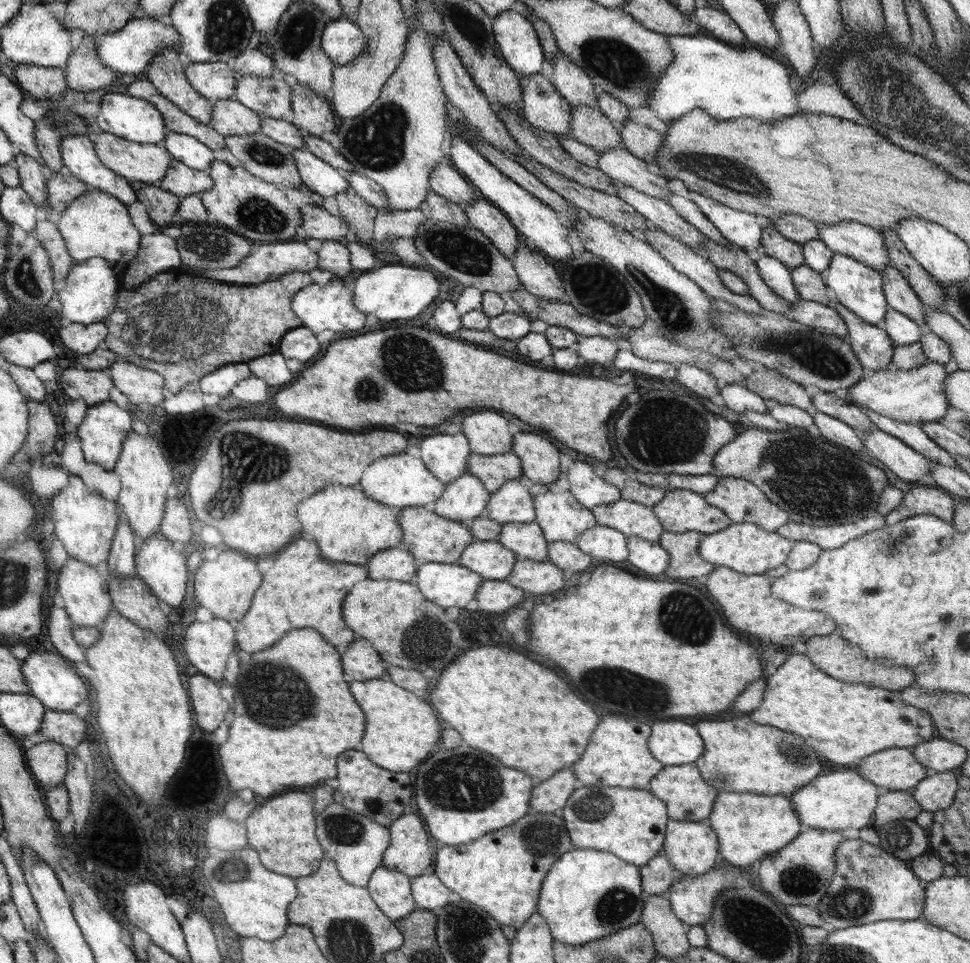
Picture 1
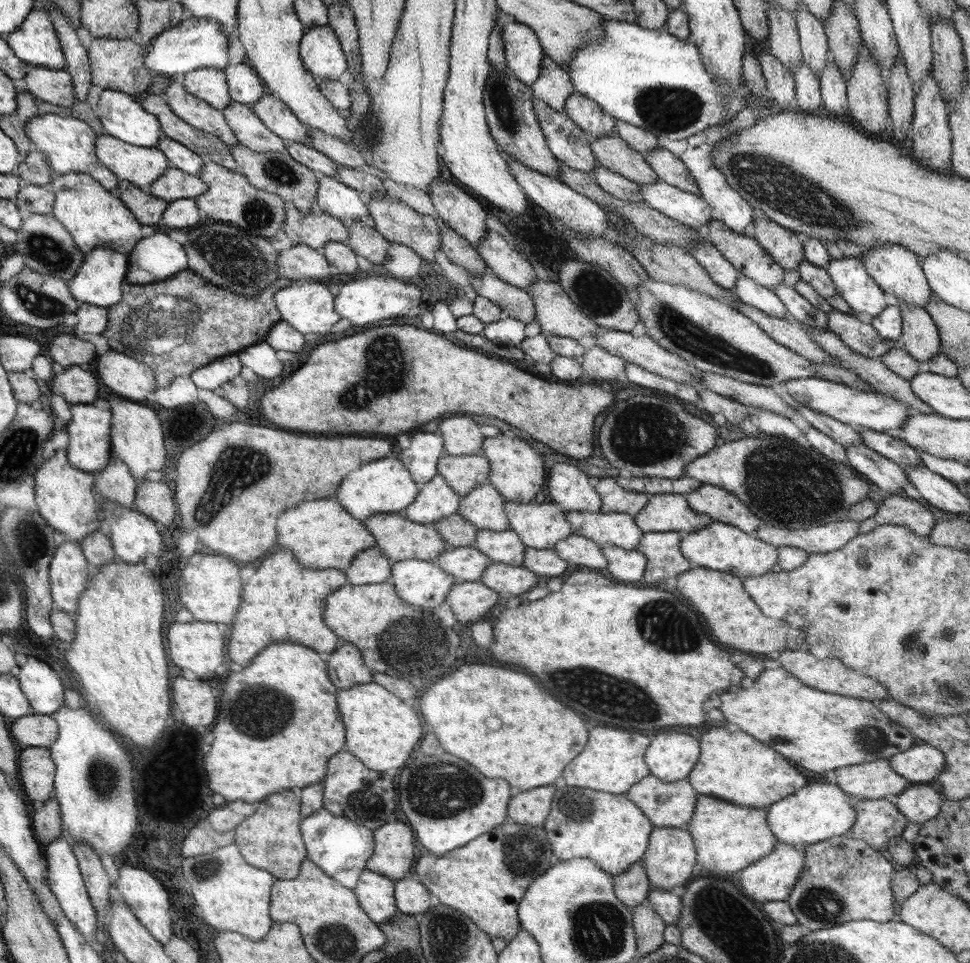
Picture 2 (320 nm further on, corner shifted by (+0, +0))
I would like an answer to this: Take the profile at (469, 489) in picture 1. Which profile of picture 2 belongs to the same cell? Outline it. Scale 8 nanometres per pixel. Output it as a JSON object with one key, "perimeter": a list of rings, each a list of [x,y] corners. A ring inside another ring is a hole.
{"perimeter":[[[438,474],[432,481],[421,486],[416,500],[412,505],[404,509],[402,513],[406,519],[410,519],[412,522],[432,524],[456,513],[460,508],[461,498],[462,496],[453,491],[453,487],[446,482],[446,479]]]}

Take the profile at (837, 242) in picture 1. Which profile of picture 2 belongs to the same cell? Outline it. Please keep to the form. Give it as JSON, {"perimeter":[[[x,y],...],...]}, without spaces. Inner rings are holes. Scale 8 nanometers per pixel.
{"perimeter":[[[877,244],[865,251],[861,261],[870,278],[886,293],[896,296],[899,302],[925,307],[933,297],[932,289],[925,277],[919,256],[898,244]]]}

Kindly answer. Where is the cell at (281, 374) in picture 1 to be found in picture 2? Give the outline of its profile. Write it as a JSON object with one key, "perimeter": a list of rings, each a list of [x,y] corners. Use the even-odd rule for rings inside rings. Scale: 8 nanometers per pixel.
{"perimeter":[[[262,341],[249,349],[243,349],[238,356],[241,363],[251,368],[260,378],[276,378],[283,368],[276,353],[266,341]]]}

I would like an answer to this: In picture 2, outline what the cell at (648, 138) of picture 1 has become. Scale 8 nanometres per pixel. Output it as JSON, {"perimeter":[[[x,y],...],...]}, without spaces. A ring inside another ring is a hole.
{"perimeter":[[[659,145],[658,148],[651,150],[644,156],[648,164],[654,169],[654,172],[664,182],[686,192],[699,195],[698,185],[689,173],[686,165],[668,149],[664,149]]]}

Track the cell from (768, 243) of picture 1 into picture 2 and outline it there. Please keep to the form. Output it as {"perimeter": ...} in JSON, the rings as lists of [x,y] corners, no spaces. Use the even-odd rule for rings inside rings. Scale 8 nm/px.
{"perimeter":[[[760,209],[754,217],[754,235],[758,244],[786,270],[797,270],[804,260],[803,244],[798,234],[770,220]]]}

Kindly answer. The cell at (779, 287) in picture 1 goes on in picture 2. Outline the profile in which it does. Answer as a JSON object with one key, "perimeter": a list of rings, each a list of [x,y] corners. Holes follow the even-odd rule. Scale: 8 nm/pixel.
{"perimeter":[[[783,283],[776,286],[774,292],[786,305],[787,312],[792,315],[794,322],[802,323],[806,327],[827,329],[827,313],[808,302],[796,289]]]}

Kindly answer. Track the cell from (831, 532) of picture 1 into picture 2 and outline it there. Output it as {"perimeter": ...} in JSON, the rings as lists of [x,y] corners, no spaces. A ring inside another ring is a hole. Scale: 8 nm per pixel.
{"perimeter":[[[846,519],[808,529],[790,530],[761,524],[756,529],[756,538],[772,546],[801,548],[808,554],[826,554],[840,550],[847,542],[859,535],[859,522]]]}

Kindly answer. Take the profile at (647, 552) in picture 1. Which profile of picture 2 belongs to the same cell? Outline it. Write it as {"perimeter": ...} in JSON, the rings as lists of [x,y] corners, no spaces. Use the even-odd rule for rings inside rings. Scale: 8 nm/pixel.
{"perimeter":[[[604,545],[602,554],[607,560],[610,576],[619,582],[642,582],[646,568],[646,557],[634,550]]]}

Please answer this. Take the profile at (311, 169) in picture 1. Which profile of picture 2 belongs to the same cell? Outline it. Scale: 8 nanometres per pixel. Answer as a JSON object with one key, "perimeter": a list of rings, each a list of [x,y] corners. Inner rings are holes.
{"perimeter":[[[318,173],[318,180],[317,202],[324,213],[342,220],[344,224],[369,216],[366,202],[357,190],[338,182],[334,176]]]}

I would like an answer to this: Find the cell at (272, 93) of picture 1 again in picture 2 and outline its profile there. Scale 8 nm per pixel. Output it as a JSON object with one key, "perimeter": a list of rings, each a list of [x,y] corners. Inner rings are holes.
{"perimeter":[[[267,92],[258,102],[251,105],[258,119],[276,136],[284,141],[294,141],[312,147],[308,127],[298,120],[297,115],[282,102],[282,99]]]}

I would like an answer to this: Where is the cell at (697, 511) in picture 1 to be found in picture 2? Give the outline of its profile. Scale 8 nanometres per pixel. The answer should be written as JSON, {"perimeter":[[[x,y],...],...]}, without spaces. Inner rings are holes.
{"perimeter":[[[651,495],[634,517],[634,522],[642,532],[670,532],[683,535],[702,530],[713,520],[707,514],[700,514],[689,507],[685,495]]]}

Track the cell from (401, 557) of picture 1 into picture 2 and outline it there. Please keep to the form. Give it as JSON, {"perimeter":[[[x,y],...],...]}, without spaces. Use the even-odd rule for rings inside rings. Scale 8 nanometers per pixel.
{"perimeter":[[[376,546],[357,554],[345,574],[349,577],[349,584],[354,586],[386,583],[391,576],[392,563]]]}

